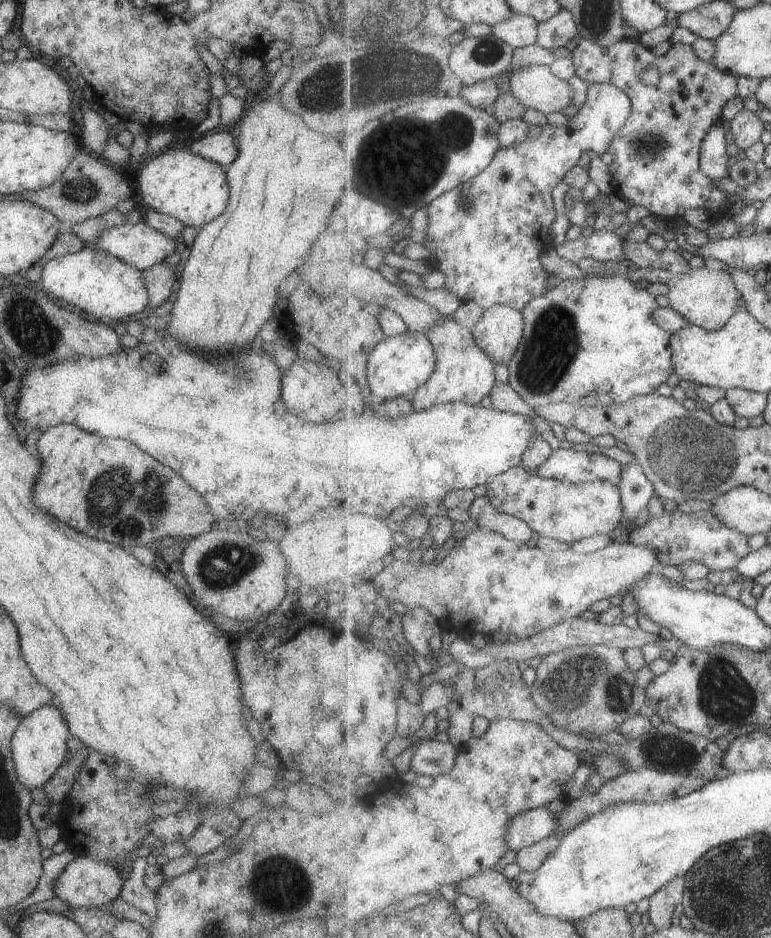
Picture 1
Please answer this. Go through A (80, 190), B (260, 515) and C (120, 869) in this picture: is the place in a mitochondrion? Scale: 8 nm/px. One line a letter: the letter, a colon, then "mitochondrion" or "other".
A: mitochondrion
B: other
C: other

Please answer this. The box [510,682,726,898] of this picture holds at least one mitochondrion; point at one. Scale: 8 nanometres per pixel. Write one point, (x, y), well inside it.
(666, 749)

